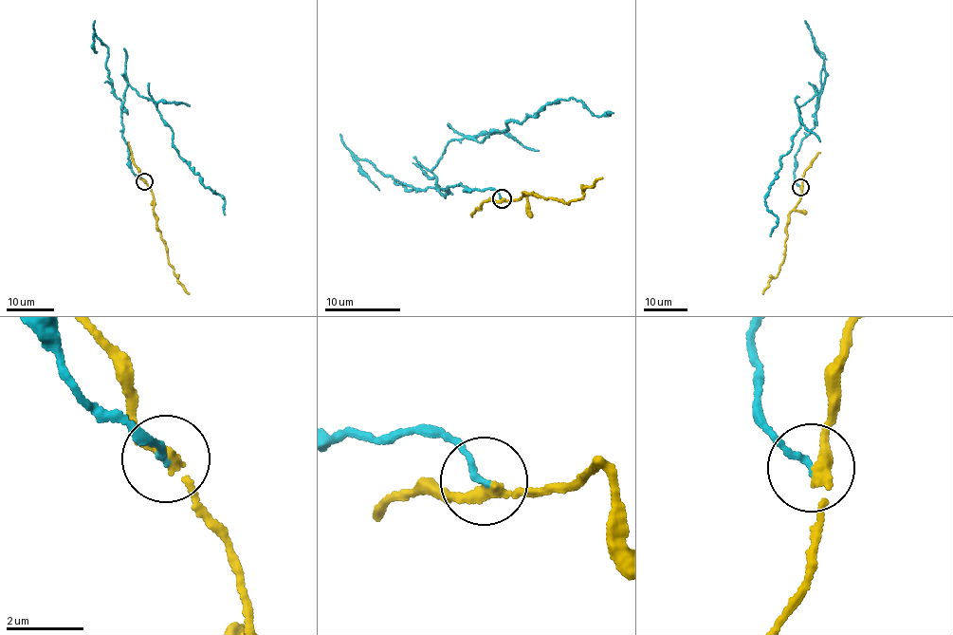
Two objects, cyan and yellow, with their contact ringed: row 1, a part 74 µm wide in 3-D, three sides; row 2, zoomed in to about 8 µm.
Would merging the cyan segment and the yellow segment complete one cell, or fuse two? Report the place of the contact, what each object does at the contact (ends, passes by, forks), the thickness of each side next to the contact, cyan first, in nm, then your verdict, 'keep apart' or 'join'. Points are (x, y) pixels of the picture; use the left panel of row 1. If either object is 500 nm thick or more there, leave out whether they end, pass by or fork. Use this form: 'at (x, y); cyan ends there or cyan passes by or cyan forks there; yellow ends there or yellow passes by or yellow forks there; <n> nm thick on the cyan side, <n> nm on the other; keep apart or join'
at (144, 181); cyan ends there; yellow passes by; 160 nm thick on the cyan side, 240 nm on the other; keep apart

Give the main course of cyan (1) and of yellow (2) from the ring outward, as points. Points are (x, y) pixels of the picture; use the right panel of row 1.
1: (800, 187), (795, 155), (817, 94), (798, 109), (769, 187), (770, 235)
2: (800, 187), (799, 201), (789, 214), (782, 263), (762, 294)

